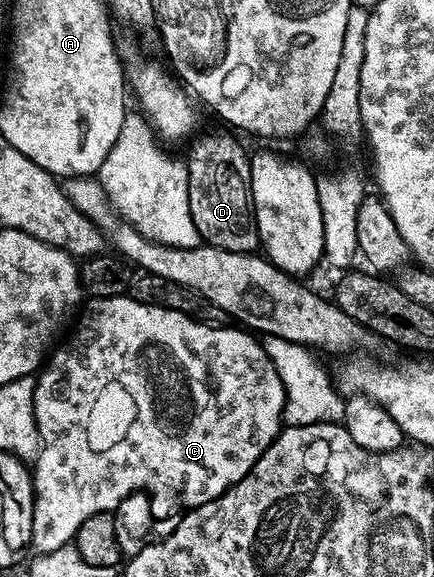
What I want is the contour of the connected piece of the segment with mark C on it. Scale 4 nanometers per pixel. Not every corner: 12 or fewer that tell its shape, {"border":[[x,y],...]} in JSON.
{"border":[[127,295],[35,385],[29,543],[250,473],[283,382],[235,325]]}

